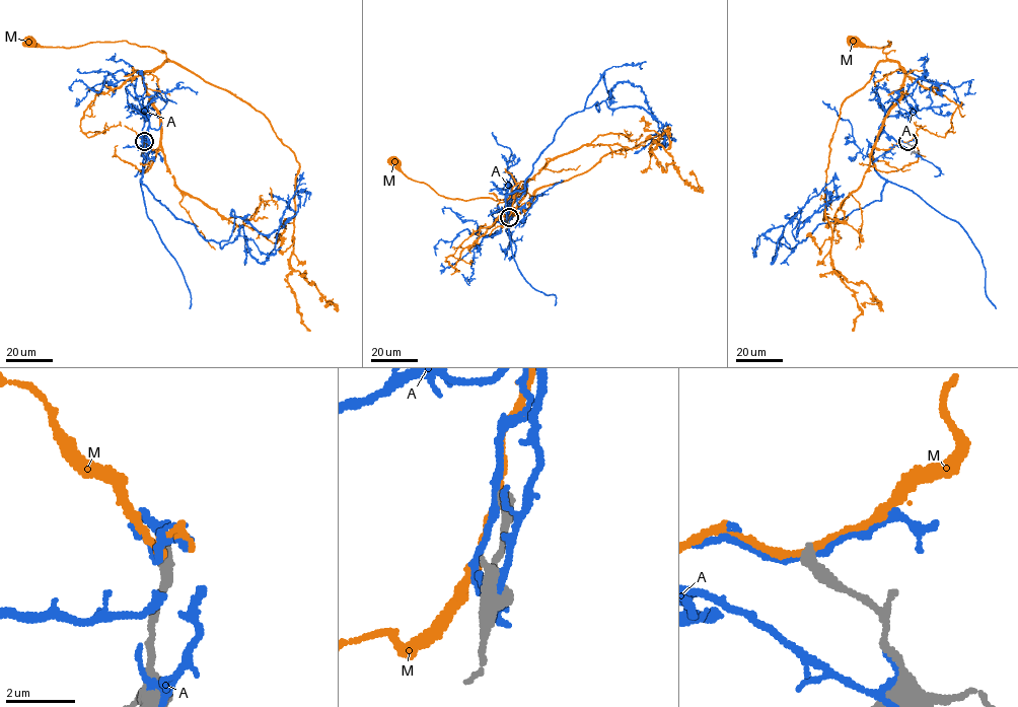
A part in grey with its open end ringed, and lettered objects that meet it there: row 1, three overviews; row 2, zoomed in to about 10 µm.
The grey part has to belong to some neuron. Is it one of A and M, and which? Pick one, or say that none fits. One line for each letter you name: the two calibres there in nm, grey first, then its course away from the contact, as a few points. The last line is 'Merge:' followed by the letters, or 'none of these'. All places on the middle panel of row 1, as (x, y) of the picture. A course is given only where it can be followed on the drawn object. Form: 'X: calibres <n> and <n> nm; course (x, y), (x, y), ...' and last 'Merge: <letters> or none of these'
Merge: none of these

